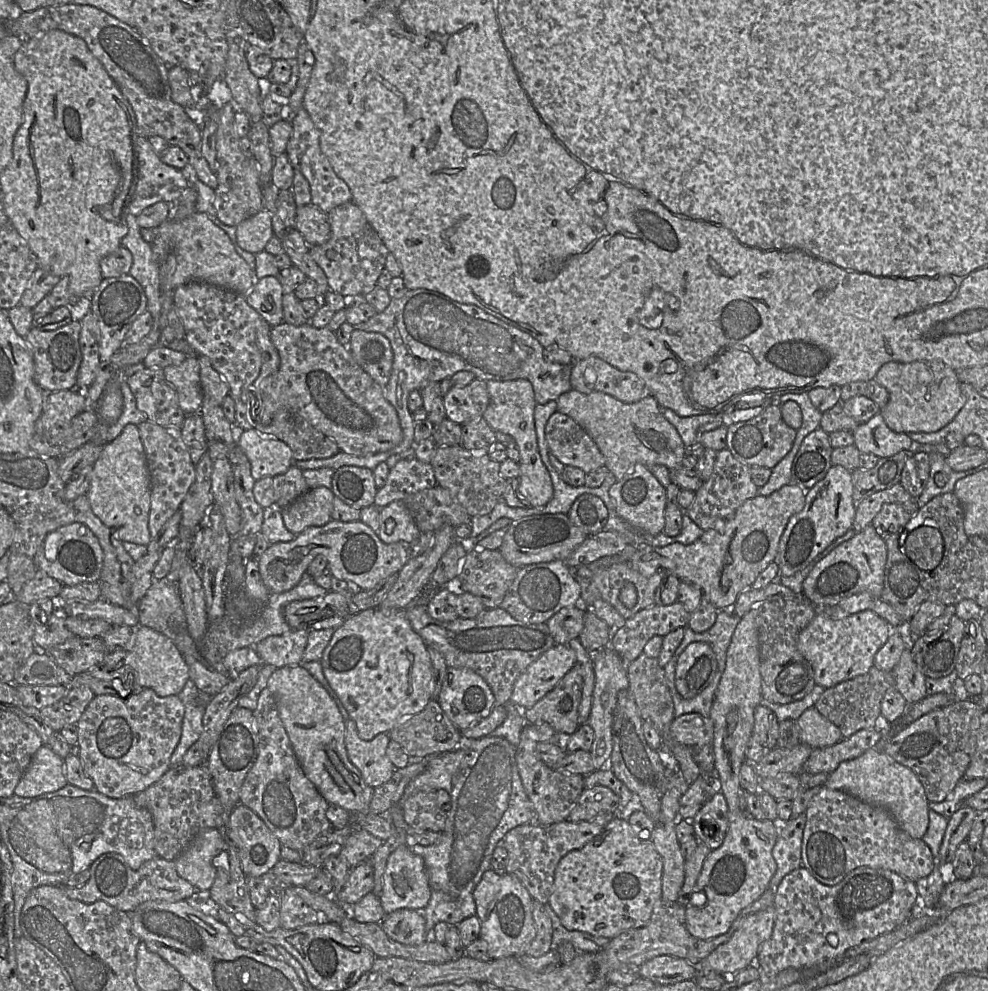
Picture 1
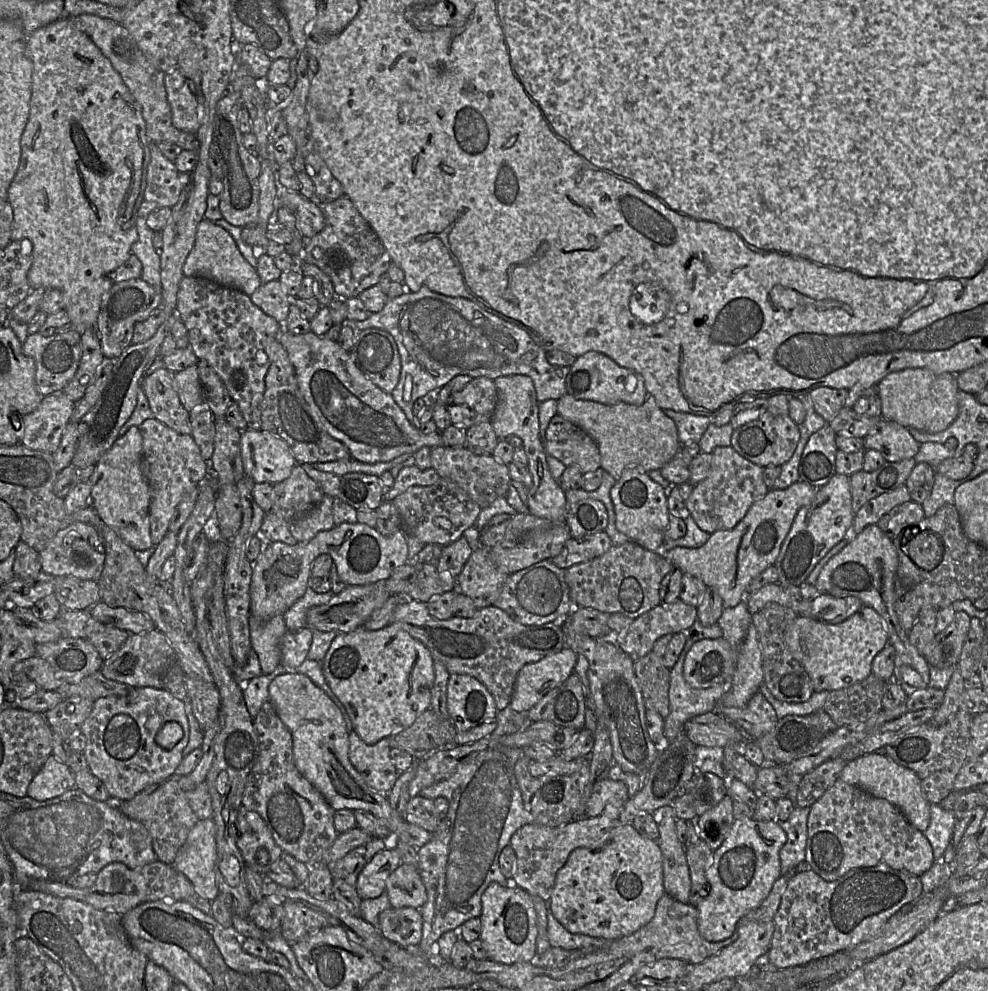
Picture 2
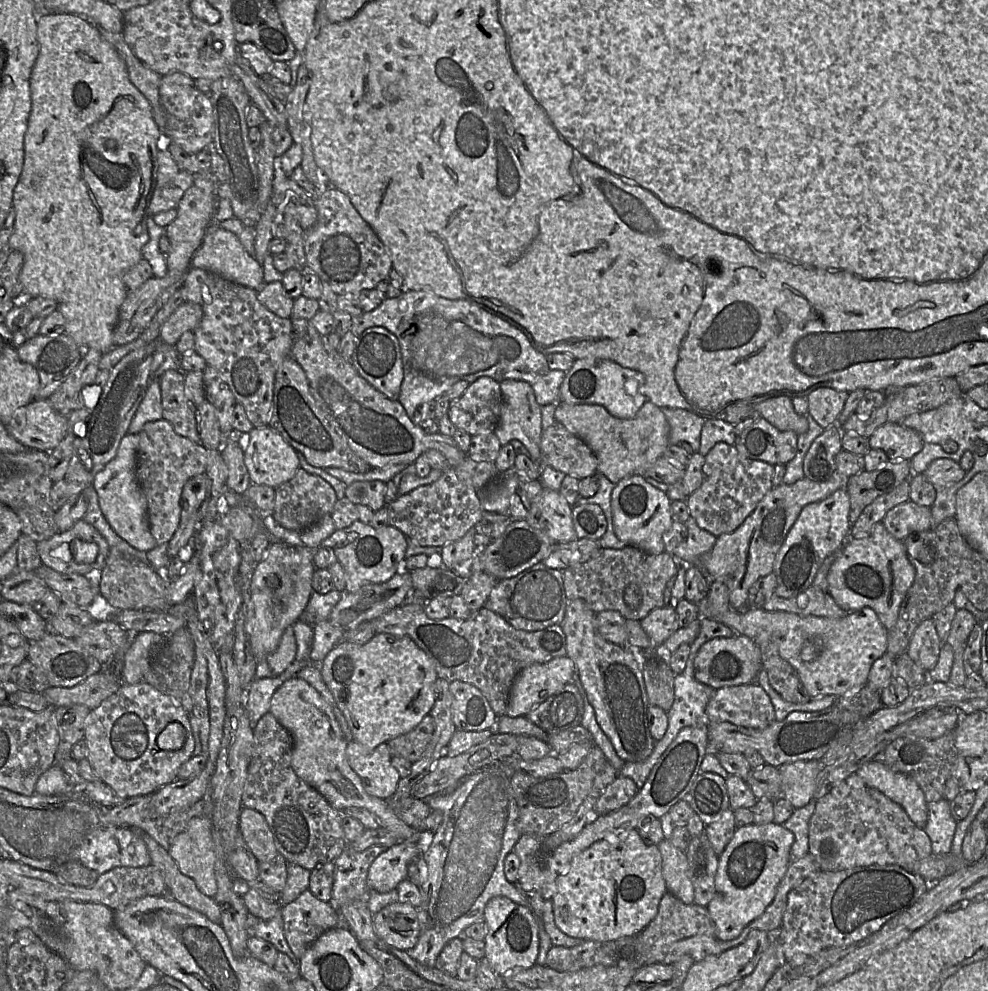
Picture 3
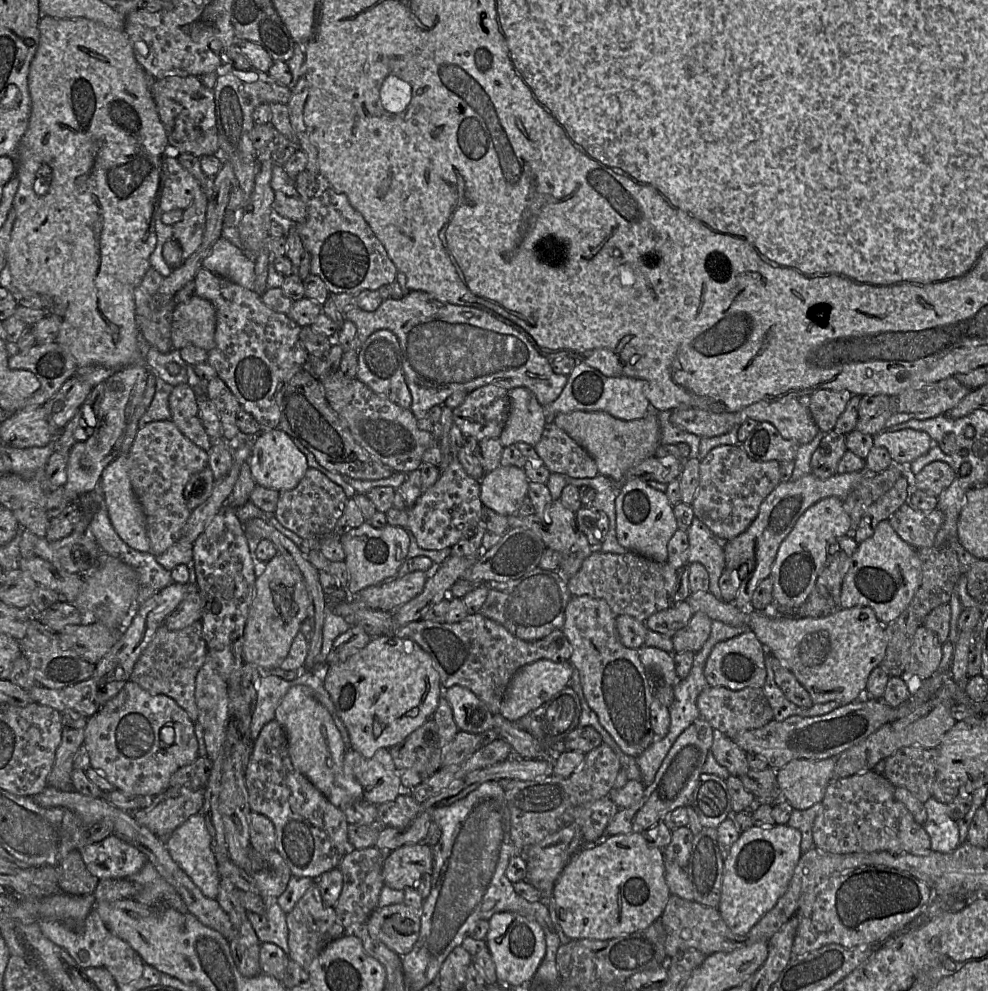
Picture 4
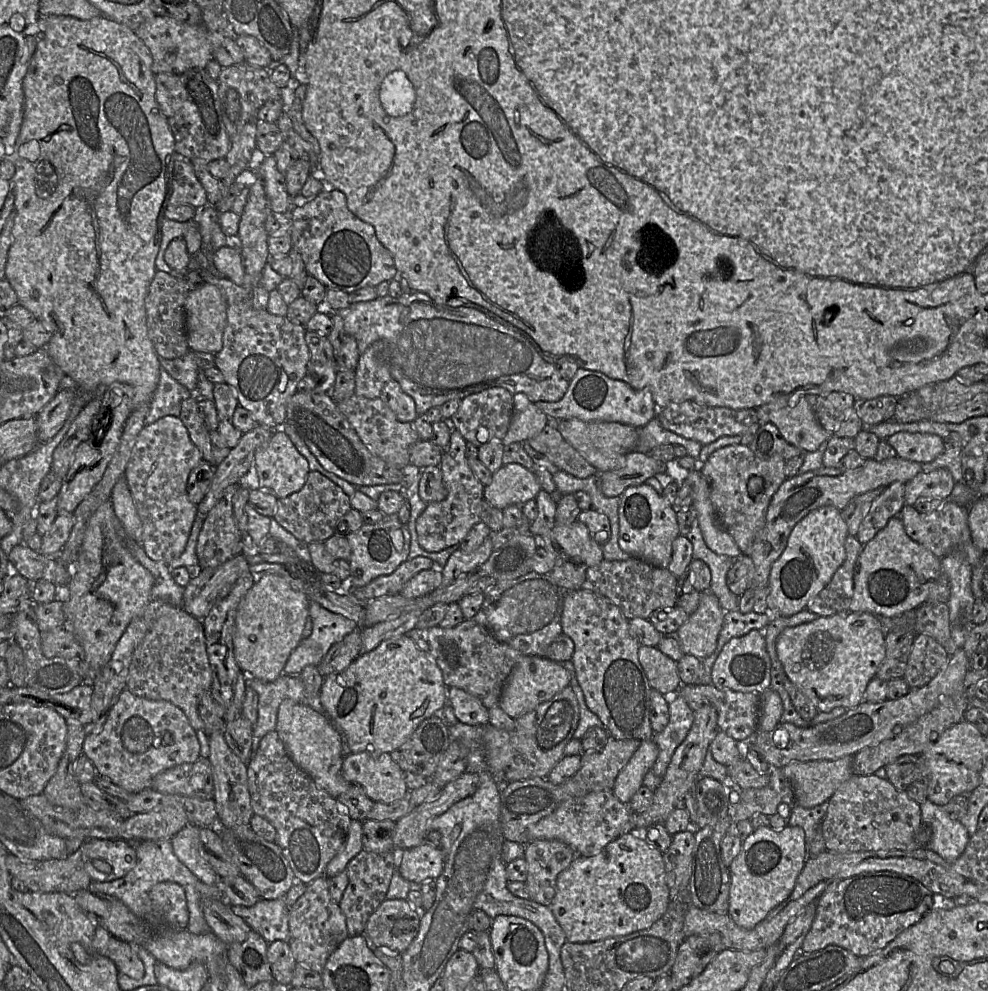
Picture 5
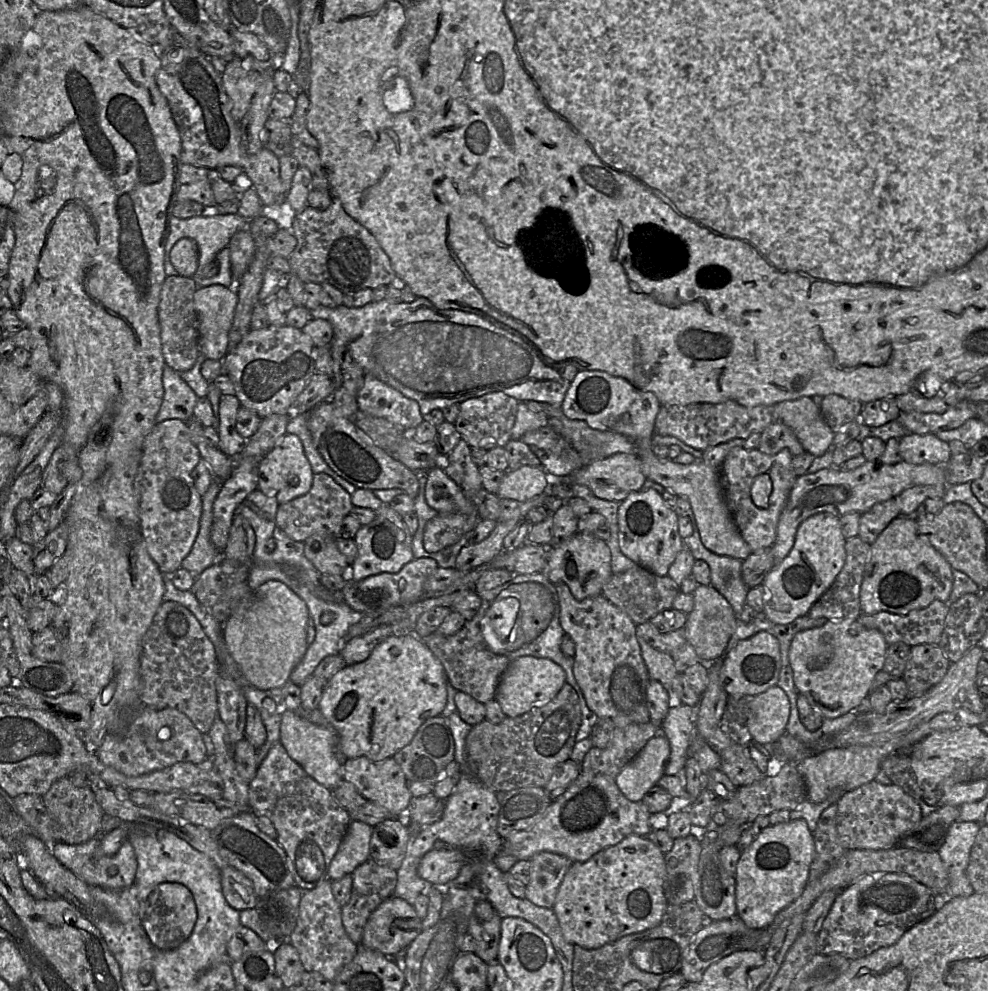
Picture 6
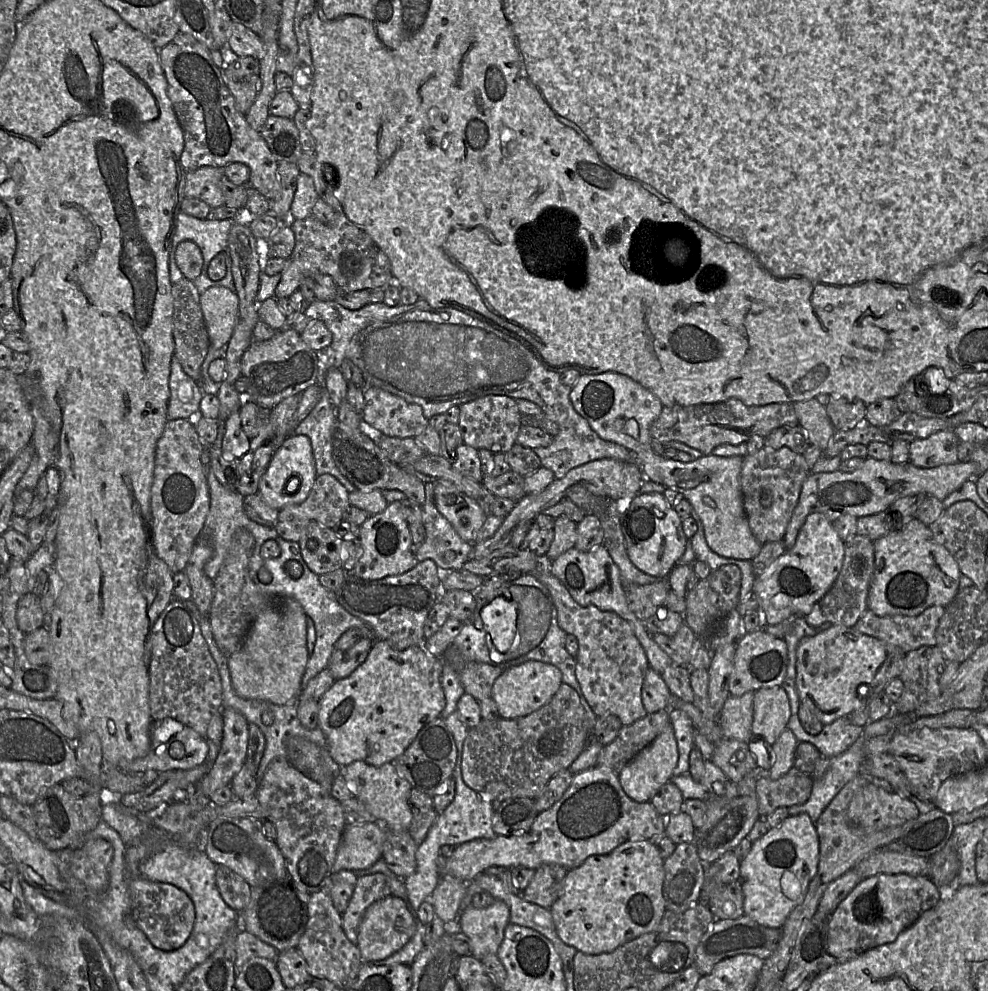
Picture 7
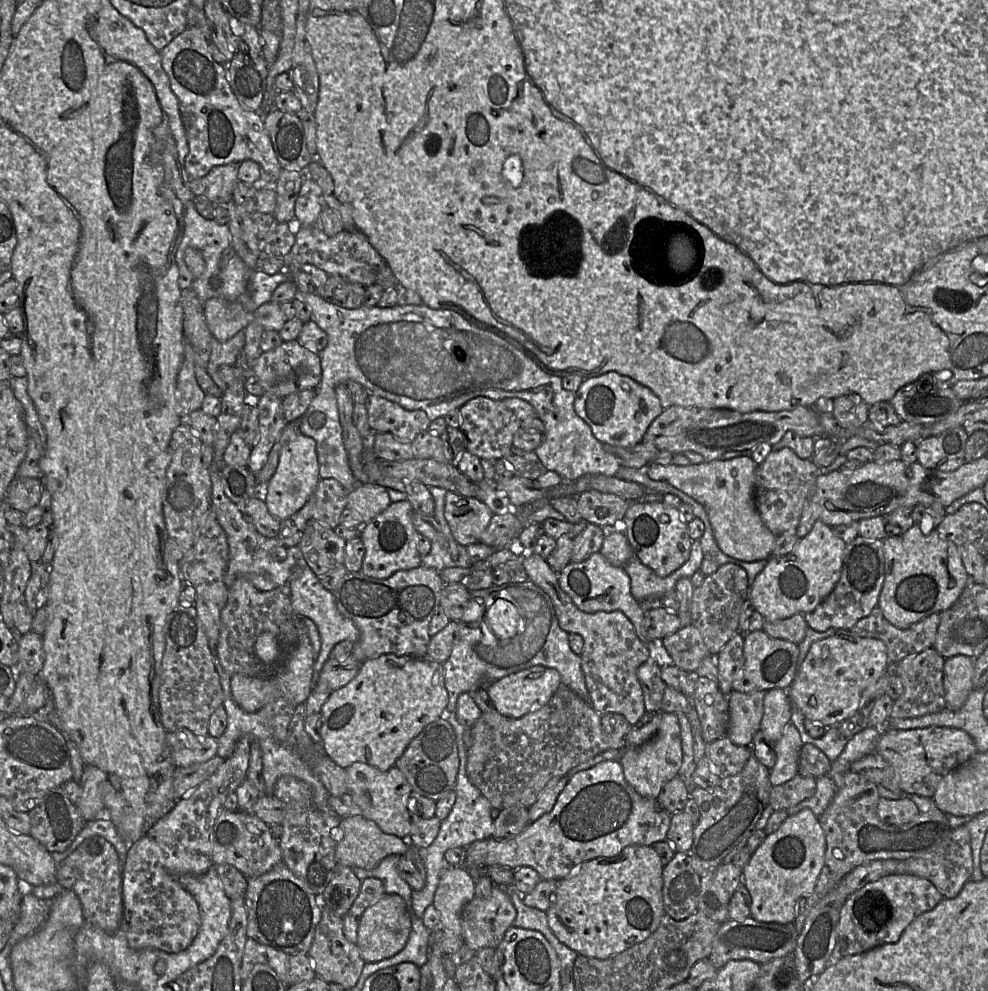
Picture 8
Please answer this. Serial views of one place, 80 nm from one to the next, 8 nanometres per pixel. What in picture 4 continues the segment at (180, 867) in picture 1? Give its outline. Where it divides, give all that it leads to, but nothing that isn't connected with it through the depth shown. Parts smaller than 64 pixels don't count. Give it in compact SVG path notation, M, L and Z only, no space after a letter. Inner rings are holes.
M201 813L190 816L164 841L171 858L182 868L202 893L215 899L219 891L220 875L215 854L211 846L211 836Z

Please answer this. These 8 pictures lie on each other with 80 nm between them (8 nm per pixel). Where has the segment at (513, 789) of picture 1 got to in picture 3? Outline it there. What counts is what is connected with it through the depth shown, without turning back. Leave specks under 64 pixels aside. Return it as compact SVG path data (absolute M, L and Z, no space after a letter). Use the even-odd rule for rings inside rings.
M503 762L495 763L460 781L451 793L434 794L423 799L432 810L440 810L443 813L443 822L434 834L420 831L421 840L417 844L427 864L428 876L421 887L422 903L417 908L419 939L416 946L407 953L422 965L436 967L437 959L449 941L463 937L467 927L478 921L484 921L485 907L492 898L506 897L516 904L531 909L530 903L504 874L505 858L514 850L521 836L517 829L519 810L510 781L515 772Z

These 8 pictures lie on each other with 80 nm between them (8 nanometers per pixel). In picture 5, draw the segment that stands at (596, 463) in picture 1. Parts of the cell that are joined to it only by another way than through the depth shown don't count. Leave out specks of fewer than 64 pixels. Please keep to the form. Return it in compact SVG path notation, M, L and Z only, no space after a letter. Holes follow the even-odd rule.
M546 425L539 434L527 442L534 450L543 454L559 470L576 478L585 479L598 474L596 468L588 463L567 442L557 429L549 425Z

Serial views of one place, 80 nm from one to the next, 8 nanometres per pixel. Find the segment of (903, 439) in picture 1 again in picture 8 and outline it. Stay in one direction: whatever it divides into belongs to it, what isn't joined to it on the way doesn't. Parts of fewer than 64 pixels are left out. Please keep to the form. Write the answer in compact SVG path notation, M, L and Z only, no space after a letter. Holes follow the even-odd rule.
M957 426L917 441L917 461L925 468L954 471L966 463L965 446L968 433Z

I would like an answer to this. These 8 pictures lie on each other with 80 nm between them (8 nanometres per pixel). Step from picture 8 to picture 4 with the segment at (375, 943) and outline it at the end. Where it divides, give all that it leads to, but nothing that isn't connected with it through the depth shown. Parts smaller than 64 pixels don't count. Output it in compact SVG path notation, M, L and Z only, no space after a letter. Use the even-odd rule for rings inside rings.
M404 903L378 907L368 922L370 936L391 951L405 956L414 947L420 933L420 914Z

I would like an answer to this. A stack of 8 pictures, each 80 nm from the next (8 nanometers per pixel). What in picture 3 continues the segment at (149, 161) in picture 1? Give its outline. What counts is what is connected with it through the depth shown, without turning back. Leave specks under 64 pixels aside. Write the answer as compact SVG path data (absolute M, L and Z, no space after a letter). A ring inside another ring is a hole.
M166 149L160 150L157 154L157 173L148 204L148 214L155 215L162 211L176 209L184 193L192 186L193 181L194 176L185 169L178 167Z

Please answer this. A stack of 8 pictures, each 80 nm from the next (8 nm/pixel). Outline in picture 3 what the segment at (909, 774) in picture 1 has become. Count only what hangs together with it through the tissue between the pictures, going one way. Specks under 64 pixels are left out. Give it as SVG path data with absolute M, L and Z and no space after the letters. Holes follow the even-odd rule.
M876 760L865 763L856 774L869 786L901 805L917 827L925 827L928 819L927 802L922 789L913 779L892 771Z

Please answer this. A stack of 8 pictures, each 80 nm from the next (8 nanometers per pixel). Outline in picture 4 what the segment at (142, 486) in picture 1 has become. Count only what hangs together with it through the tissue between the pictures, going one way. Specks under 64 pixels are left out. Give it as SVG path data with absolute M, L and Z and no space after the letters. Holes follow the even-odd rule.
M118 454L103 470L99 487L104 497L109 519L121 539L135 550L150 552L144 511L132 489L129 478L129 454Z

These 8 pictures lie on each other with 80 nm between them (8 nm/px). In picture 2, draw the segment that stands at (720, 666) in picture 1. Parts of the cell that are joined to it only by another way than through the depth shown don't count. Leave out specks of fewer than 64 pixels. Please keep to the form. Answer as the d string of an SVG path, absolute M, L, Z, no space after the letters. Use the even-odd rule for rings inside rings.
M741 601L737 606L724 608L717 624L723 631L723 636L733 648L739 648L746 636L747 629L752 622L752 614L746 602Z

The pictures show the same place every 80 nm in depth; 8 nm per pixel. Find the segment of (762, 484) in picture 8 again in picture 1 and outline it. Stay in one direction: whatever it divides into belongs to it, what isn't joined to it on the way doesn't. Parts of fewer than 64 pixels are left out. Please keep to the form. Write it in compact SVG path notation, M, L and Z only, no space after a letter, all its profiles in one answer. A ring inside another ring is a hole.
M726 448L717 452L711 476L695 492L692 504L683 511L705 531L732 518L736 510L757 493L758 487L752 482L750 467L736 460Z

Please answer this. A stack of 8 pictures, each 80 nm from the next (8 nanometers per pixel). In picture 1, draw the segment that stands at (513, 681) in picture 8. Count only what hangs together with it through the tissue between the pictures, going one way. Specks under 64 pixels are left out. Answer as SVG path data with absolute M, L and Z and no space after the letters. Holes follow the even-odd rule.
M556 644L532 662L516 679L510 703L522 711L543 698L576 664L575 651Z

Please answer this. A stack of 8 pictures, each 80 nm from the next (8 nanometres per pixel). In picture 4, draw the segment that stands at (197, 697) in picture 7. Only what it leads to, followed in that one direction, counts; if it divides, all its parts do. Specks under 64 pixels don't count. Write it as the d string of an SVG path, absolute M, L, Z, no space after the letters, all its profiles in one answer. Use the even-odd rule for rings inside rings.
M200 621L180 630L169 630L162 624L141 653L133 668L130 680L150 694L170 697L187 712L193 723L198 723L195 682L207 654Z

